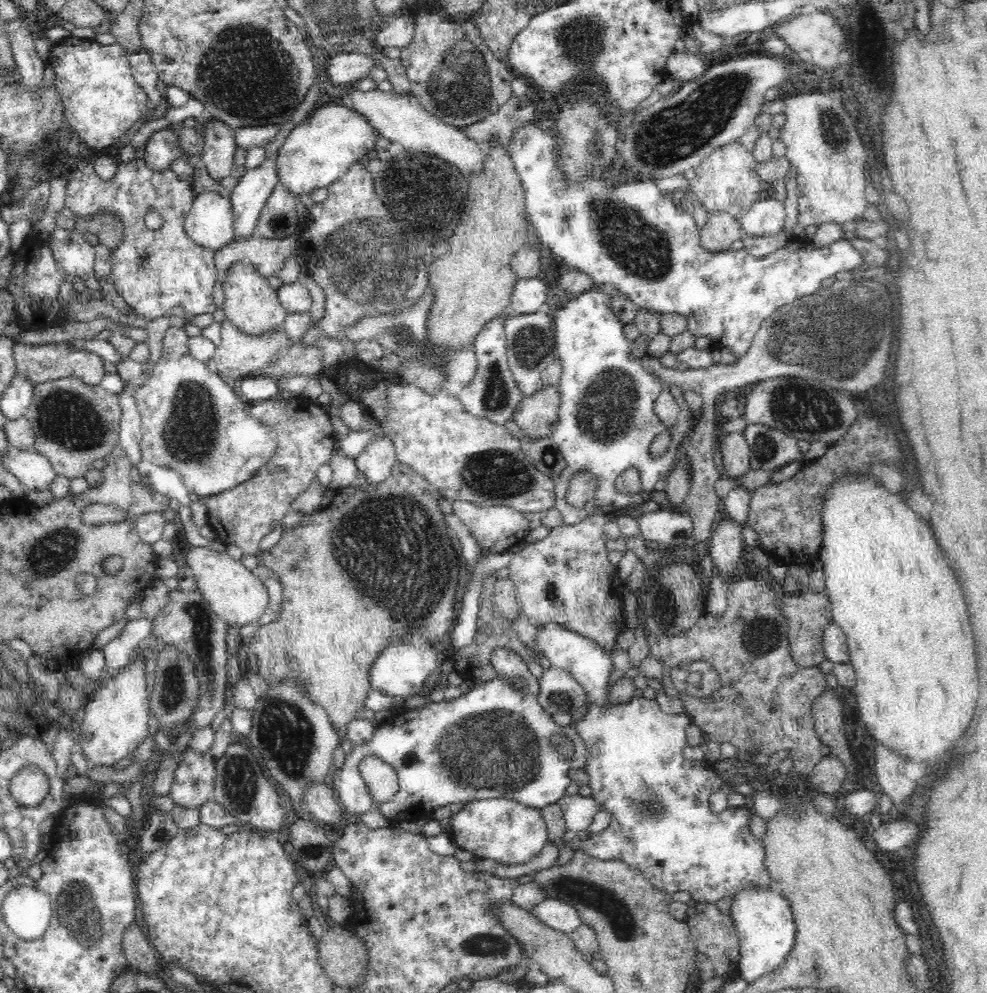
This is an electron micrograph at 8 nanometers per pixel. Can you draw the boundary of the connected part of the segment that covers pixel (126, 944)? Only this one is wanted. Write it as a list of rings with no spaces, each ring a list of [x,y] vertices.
[[[132,924],[124,932],[122,945],[131,970],[144,974],[158,974],[159,958],[154,955],[154,946],[138,925]]]

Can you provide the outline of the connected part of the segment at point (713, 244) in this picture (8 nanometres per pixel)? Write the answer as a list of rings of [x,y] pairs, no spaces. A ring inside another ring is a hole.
[[[710,211],[700,231],[699,241],[704,250],[710,251],[728,250],[742,236],[739,219],[728,211]]]

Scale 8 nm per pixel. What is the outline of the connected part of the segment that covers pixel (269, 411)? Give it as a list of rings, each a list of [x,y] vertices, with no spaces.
[[[304,396],[287,403],[280,398],[251,402],[248,412],[276,431],[276,450],[250,481],[208,497],[204,503],[217,541],[238,546],[243,555],[258,556],[264,536],[284,519],[292,503],[312,484],[317,468],[329,464],[336,448],[336,434],[327,407]]]

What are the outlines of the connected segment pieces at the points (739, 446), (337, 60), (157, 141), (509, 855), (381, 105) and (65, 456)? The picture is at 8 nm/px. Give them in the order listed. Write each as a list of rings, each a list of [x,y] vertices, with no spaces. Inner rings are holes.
[[[742,432],[723,434],[720,437],[719,450],[722,454],[723,467],[728,479],[740,482],[746,472],[750,472],[750,447]]]
[[[341,53],[330,58],[325,73],[332,85],[345,86],[346,83],[357,82],[368,77],[377,65],[372,55]]]
[[[172,127],[162,128],[154,132],[146,144],[144,163],[154,171],[170,169],[170,164],[183,157],[188,157]]]
[[[510,798],[468,801],[459,812],[451,814],[449,825],[448,834],[458,848],[478,858],[489,858],[507,865],[532,860],[549,841],[541,809],[524,806]]]
[[[352,88],[350,96],[354,100],[353,109],[368,119],[370,125],[378,129],[382,137],[391,143],[400,144],[404,151],[442,158],[459,167],[459,171],[467,178],[481,167],[481,157],[485,154],[486,146],[468,139],[458,127],[443,123],[440,118],[429,113],[414,94],[398,93],[398,91],[384,94],[380,90],[356,92]]]
[[[66,377],[33,386],[30,406],[24,414],[35,432],[35,452],[44,455],[52,463],[56,474],[67,479],[84,477],[93,469],[96,460],[104,459],[119,442],[122,407],[120,395],[106,390],[103,386],[90,386],[76,377]]]

